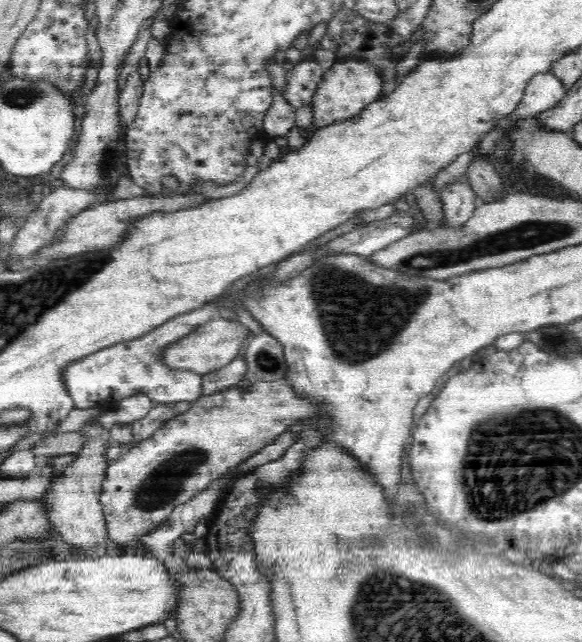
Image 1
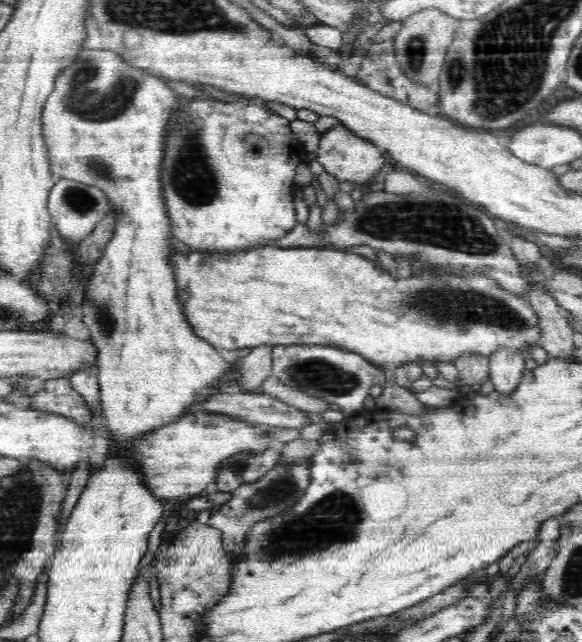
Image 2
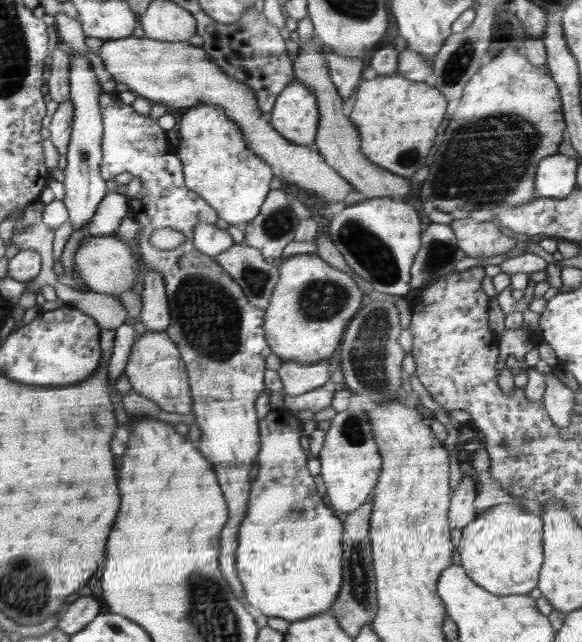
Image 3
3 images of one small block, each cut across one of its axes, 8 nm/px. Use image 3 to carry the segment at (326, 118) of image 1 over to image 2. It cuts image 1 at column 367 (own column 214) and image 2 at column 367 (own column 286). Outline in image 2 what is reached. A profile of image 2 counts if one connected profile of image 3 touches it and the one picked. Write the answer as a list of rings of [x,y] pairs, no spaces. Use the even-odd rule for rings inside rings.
[[[342,124],[332,127],[332,130],[325,131],[320,136],[319,146],[313,157],[323,165],[328,174],[340,182],[365,183],[371,180],[374,174],[378,174],[384,166],[379,147],[376,147],[371,139],[356,135]]]

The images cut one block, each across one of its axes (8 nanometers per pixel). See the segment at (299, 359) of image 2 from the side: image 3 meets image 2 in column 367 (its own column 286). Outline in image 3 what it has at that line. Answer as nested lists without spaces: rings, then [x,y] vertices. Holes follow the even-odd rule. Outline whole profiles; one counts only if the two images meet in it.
[[[320,360],[315,364],[282,361],[276,372],[284,387],[284,398],[300,397],[320,389],[330,381],[330,365],[327,360]]]

